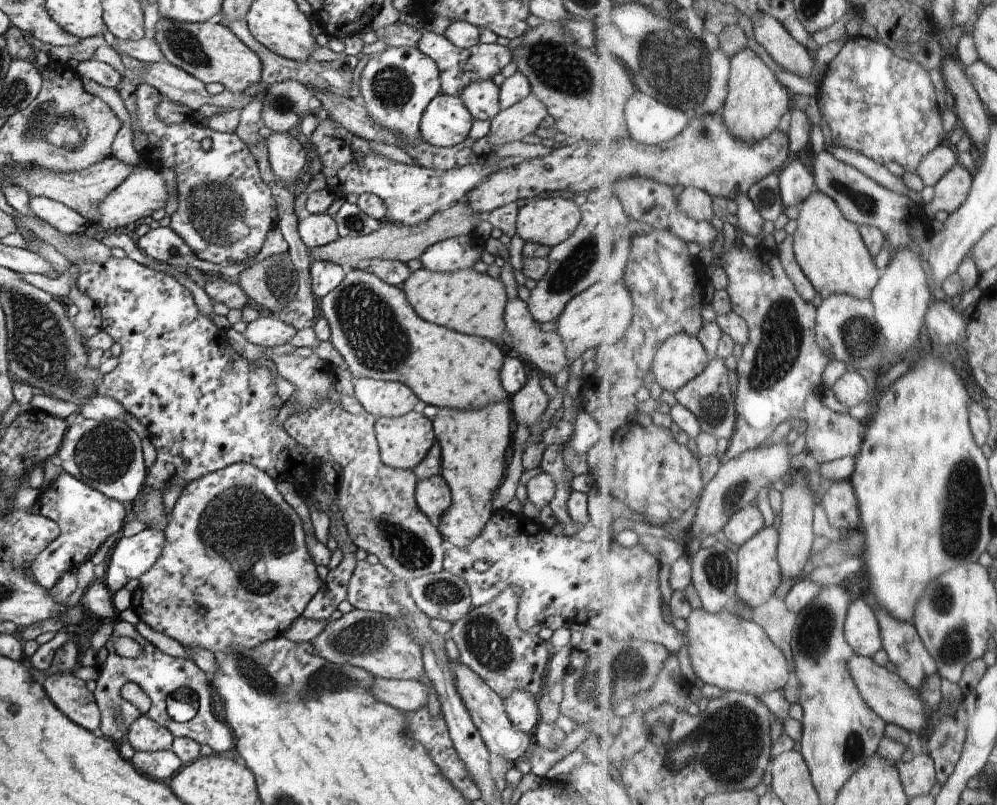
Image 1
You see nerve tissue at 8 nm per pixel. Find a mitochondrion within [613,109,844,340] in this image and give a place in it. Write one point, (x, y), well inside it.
(704, 134)

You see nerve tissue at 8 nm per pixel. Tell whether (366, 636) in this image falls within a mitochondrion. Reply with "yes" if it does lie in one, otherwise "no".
yes

